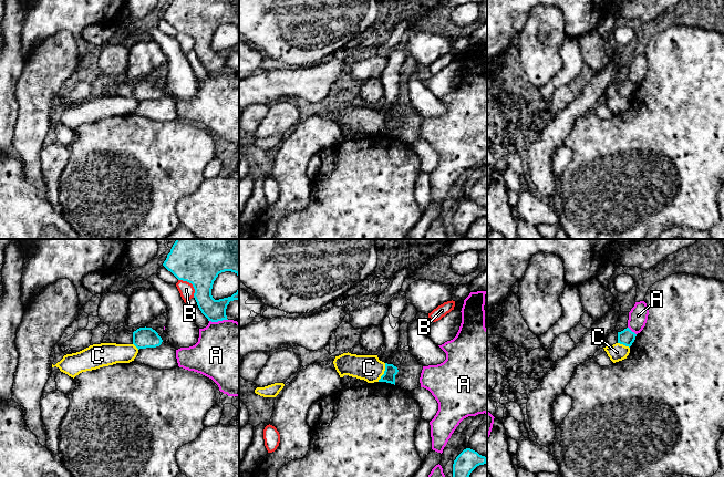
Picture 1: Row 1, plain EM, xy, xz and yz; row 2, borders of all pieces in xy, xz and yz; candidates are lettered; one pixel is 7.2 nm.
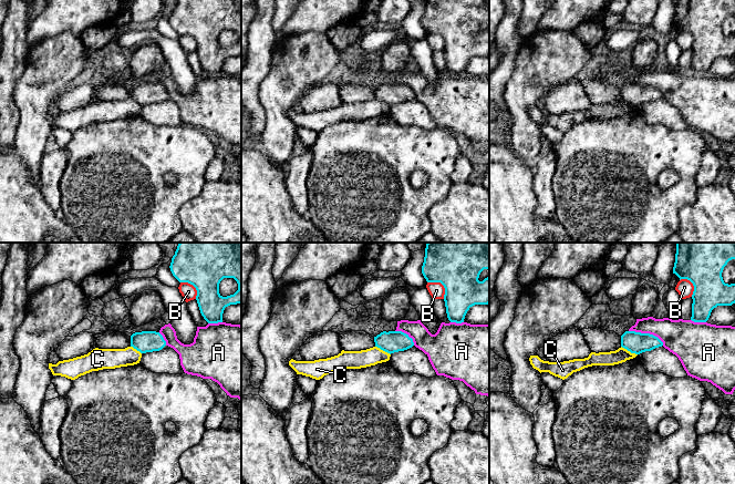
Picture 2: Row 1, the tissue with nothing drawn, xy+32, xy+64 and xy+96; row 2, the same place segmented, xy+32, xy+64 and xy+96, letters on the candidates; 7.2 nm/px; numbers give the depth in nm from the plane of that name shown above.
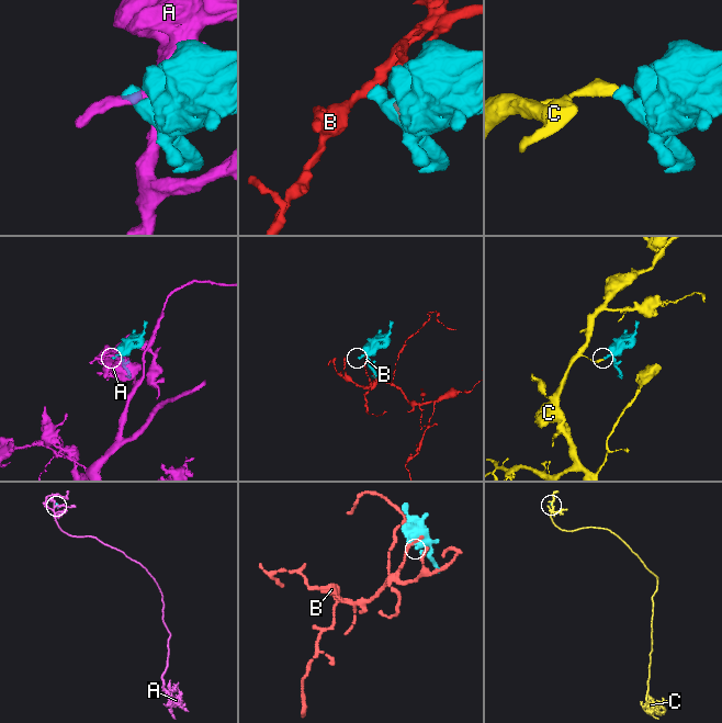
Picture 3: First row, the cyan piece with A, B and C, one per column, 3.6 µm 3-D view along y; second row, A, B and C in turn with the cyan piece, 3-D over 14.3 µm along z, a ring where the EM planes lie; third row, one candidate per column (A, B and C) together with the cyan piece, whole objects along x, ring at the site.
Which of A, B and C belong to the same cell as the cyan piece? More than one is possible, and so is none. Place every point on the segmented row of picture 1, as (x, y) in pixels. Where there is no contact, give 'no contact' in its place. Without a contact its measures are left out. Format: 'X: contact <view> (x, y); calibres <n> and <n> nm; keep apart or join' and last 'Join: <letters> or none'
A: contact xy (218, 320); calibres 160 and 460 nm; keep apart
B: contact xy (192, 283); calibres 400 and 110 nm; keep apart
C: contact xz (384, 372); calibres 90 and 190 nm; keep apart
Join: none

